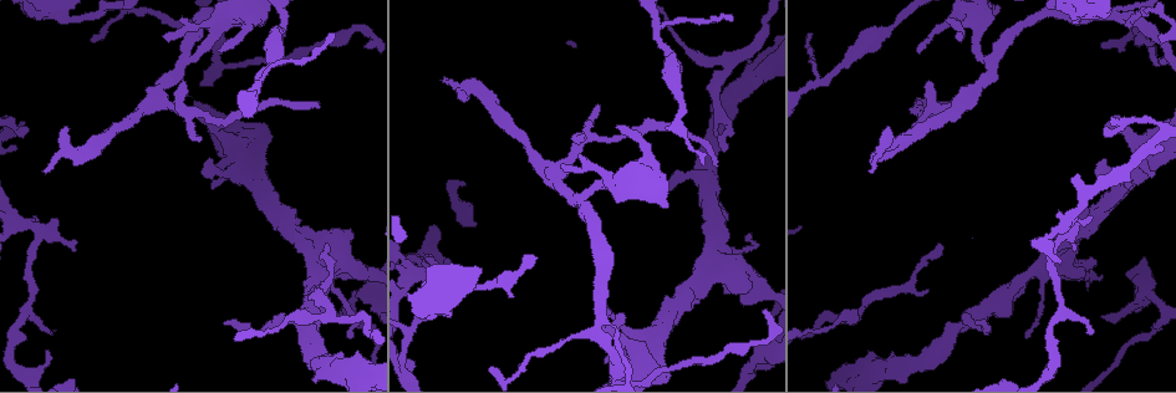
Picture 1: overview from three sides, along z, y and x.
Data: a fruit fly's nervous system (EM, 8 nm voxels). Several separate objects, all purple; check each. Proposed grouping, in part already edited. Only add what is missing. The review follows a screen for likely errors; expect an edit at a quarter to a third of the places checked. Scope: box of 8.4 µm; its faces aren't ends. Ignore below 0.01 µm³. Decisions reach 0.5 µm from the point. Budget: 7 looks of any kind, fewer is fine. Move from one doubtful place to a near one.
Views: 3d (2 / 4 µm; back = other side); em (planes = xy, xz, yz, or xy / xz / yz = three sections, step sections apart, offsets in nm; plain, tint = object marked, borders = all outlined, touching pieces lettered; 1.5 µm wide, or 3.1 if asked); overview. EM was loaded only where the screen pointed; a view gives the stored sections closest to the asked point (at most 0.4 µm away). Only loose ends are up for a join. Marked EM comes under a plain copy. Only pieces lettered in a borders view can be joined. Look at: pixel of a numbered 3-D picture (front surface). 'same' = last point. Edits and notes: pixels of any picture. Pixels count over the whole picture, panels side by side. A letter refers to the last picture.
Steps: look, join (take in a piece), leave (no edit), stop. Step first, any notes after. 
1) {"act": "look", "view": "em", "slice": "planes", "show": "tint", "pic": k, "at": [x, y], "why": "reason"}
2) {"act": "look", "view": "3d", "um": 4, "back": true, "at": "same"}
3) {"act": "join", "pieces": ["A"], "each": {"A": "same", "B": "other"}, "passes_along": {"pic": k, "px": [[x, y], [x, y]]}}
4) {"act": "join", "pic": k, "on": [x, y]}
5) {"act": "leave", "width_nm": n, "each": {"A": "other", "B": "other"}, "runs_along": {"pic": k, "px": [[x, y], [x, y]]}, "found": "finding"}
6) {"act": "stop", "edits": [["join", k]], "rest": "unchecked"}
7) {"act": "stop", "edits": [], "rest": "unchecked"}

{"act": "look", "view": "3d", "um": 2, "pic": 1, "at": [334, 33], "why": "free end"}

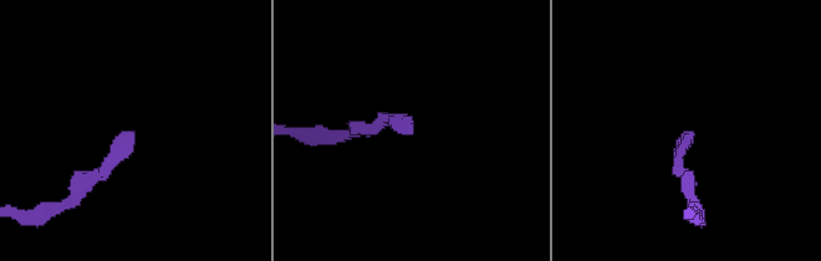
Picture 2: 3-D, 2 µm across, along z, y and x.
{"act": "look", "view": "em", "slice": "xy", "step": 8, "show": "borders", "pic": 2, "at": [135, 134], "why": "need the tissue"}

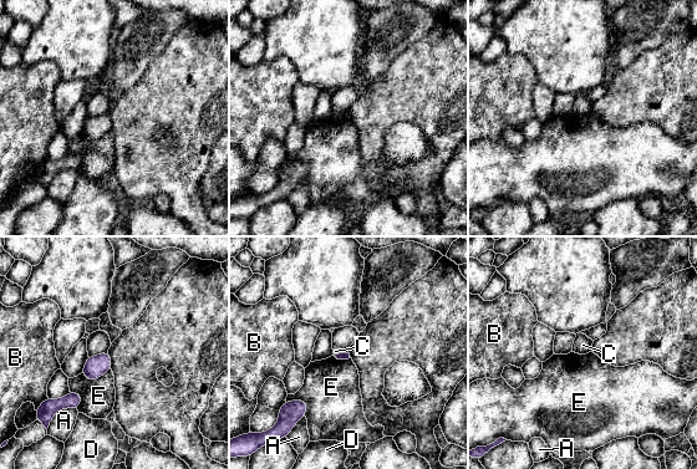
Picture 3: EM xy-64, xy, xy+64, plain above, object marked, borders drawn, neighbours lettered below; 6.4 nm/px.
{"act": "look", "view": "em", "slice": "yz", "step": 4, "show": "borders", "at": "same", "why": "cut it another way"}

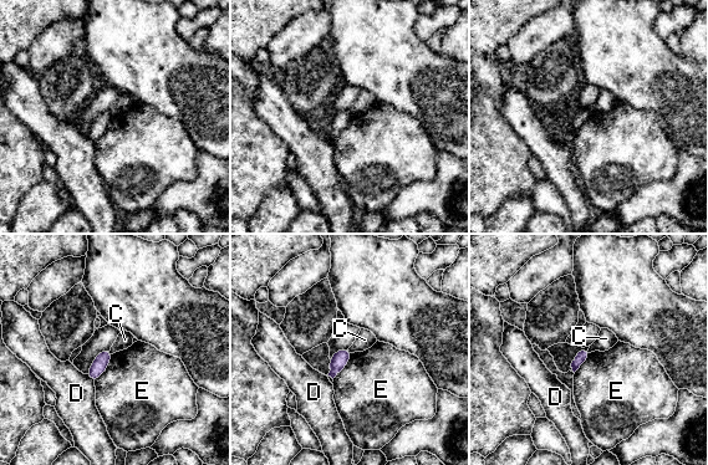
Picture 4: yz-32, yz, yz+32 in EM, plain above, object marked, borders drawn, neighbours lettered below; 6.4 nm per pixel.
{"act": "leave", "each": {"C": "other", "D": "other", "E": "other"}, "border": {"pic": 4, "px": [[113, 353], [107, 368], [95, 382]]}, "found": "none of them fits"}

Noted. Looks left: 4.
{"act": "look", "view": "3d", "um": 2, "pic": 1, "at": [726, 144], "why": "free end"}

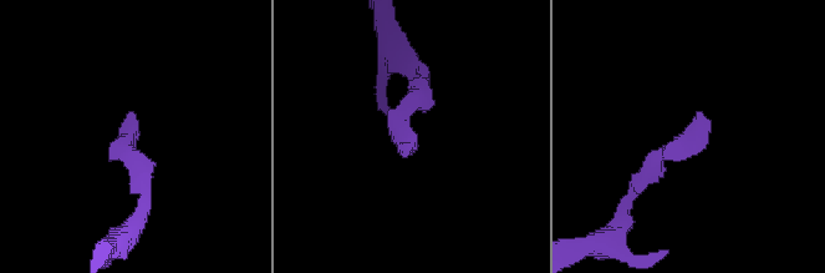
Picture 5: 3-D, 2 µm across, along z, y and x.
{"act": "look", "view": "em", "slice": "xz", "step": 4, "show": "tint", "pic": 5, "at": [698, 116], "why": "shape alone is not enough"}

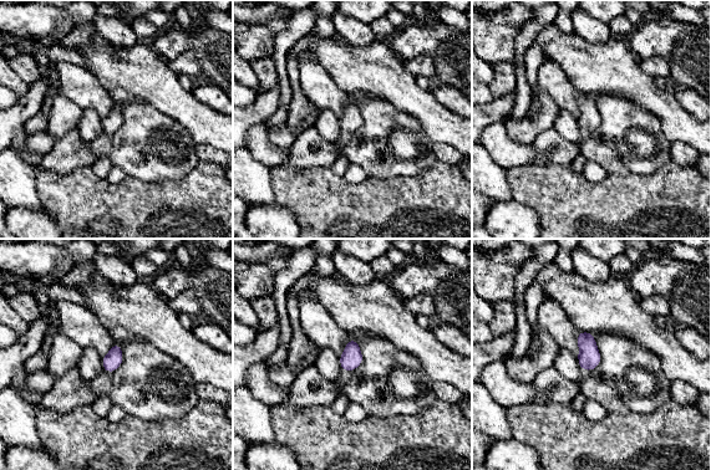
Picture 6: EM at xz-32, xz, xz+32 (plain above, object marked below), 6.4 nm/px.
{"act": "look", "view": "em", "slice": "yz", "step": 4, "show": "borders", "at": "same", "why": "cut it another way"}

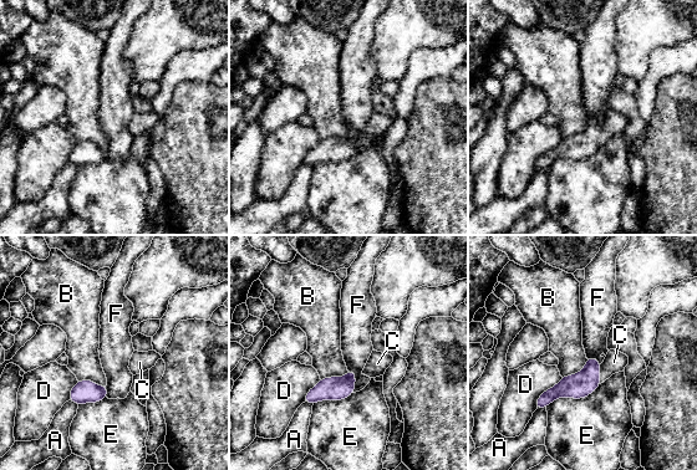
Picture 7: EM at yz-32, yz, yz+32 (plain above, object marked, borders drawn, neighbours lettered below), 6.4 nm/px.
{"act": "join", "pic": 7, "on": [614, 362], "each": {"A": "other", "B": "other", "C": "same", "D": "other", "E": "other", "F": "other"}, "found": "the cell continues"}

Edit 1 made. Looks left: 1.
{"act": "stop", "edits": [["join", 7]], "rest": "unchecked"}

